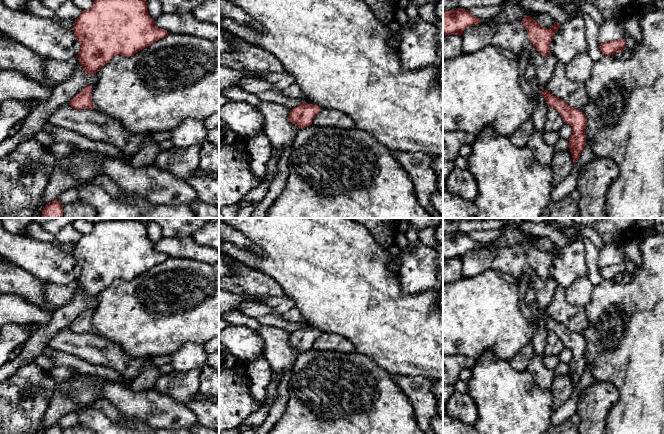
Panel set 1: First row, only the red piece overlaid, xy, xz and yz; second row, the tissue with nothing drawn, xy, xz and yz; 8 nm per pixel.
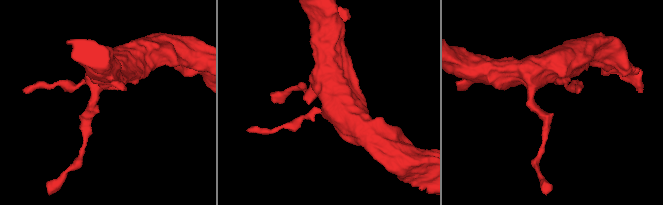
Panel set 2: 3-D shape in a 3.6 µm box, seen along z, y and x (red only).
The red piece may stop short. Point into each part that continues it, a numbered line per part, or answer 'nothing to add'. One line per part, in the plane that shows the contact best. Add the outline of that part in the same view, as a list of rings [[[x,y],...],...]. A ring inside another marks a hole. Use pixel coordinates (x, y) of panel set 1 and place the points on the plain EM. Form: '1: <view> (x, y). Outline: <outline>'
nothing to add

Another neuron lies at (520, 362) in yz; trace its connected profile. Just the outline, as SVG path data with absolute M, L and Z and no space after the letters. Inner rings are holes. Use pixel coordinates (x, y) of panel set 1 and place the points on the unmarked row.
M528 344L523 347L515 357L513 357L509 363L511 367L518 372L527 370L530 361L534 357L534 348L532 344Z

